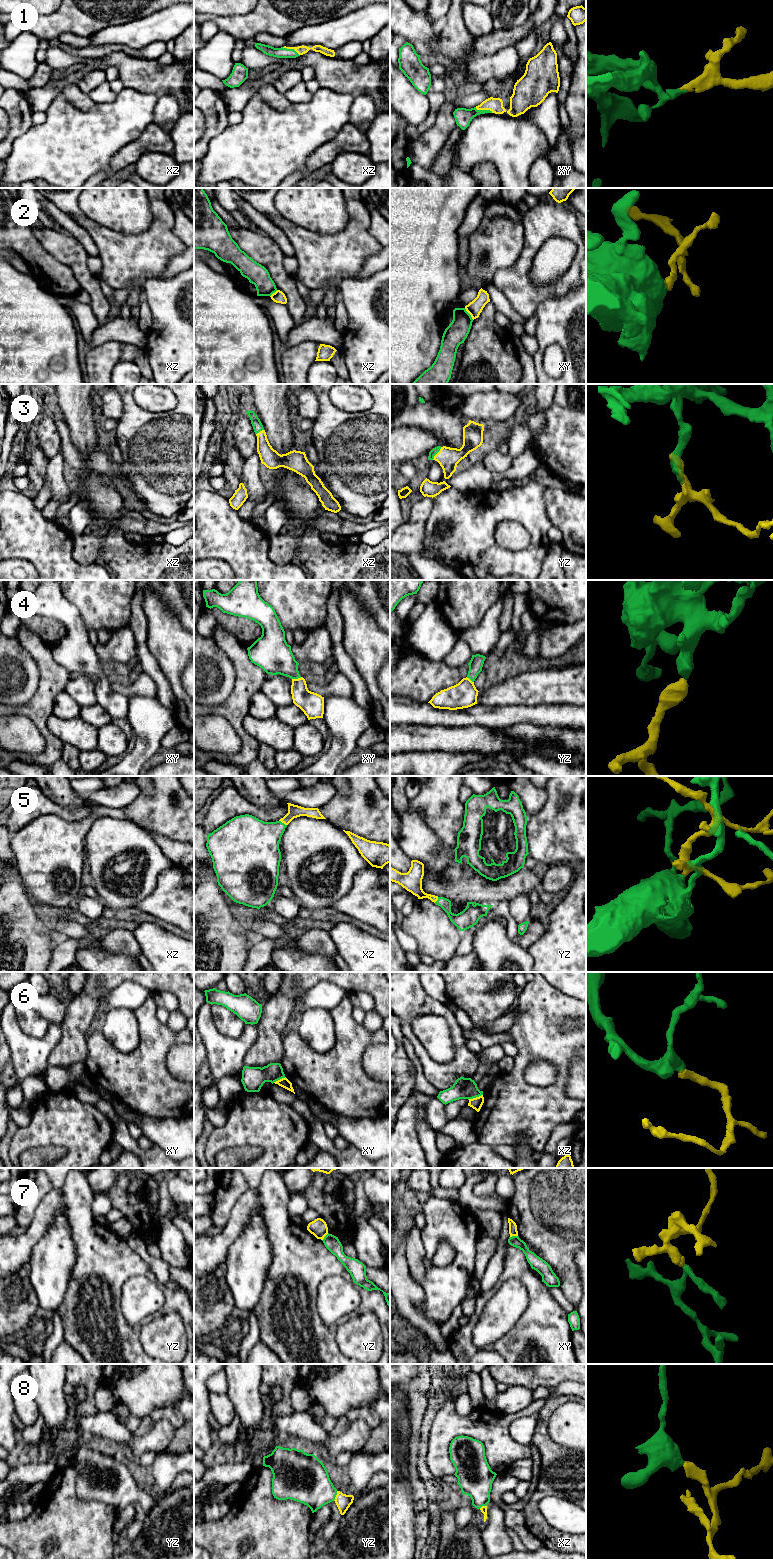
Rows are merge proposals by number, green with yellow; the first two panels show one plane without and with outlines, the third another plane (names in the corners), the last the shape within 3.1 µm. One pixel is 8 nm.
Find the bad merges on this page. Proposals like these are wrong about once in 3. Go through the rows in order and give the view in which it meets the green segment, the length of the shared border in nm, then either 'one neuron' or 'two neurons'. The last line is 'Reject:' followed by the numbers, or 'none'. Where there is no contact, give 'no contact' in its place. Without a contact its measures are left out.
1: meets green in xy; contact 150 nm long; one neuron
2: meets green in xy; contact 120 nm long; two neurons
3: meets green in yz; contact 130 nm long; one neuron
4: meets green in xy; contact 80 nm long; one neuron
5: meets green in xz; contact 80 nm long; one neuron
6: meets green in xz; contact 130 nm long; two neurons
7: meets green in xy; contact 70 nm long; two neurons
8: meets green in yz; contact 90 nm long; one neuron
Reject: 2, 6, 7

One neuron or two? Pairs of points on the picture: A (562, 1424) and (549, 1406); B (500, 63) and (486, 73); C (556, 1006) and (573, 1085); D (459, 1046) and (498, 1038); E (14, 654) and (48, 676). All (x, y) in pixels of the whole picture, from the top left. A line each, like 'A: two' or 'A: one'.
A: two
B: one
C: two
D: two
E: two

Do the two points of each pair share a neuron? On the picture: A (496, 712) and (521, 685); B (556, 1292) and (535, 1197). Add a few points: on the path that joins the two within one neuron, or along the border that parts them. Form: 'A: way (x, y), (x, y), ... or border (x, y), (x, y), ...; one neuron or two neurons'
A: border (479, 704), (526, 706); two neurons
B: border (558, 1287), (573, 1305); two neurons

